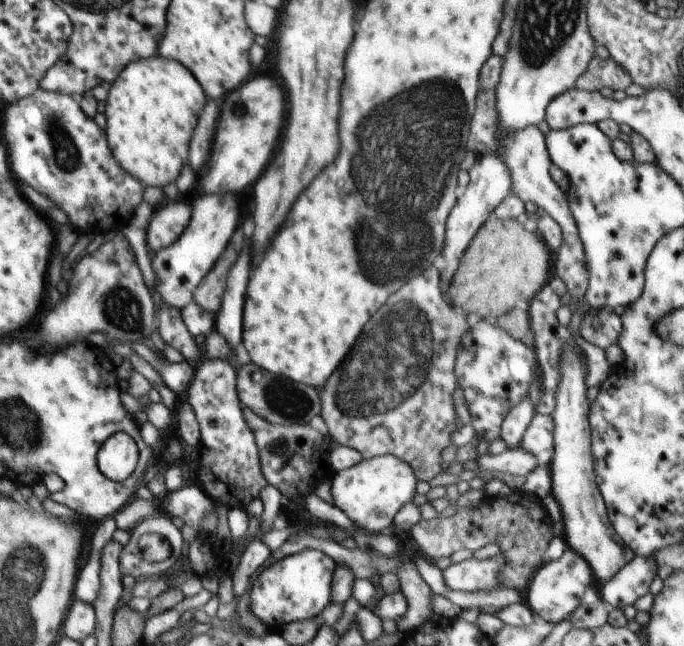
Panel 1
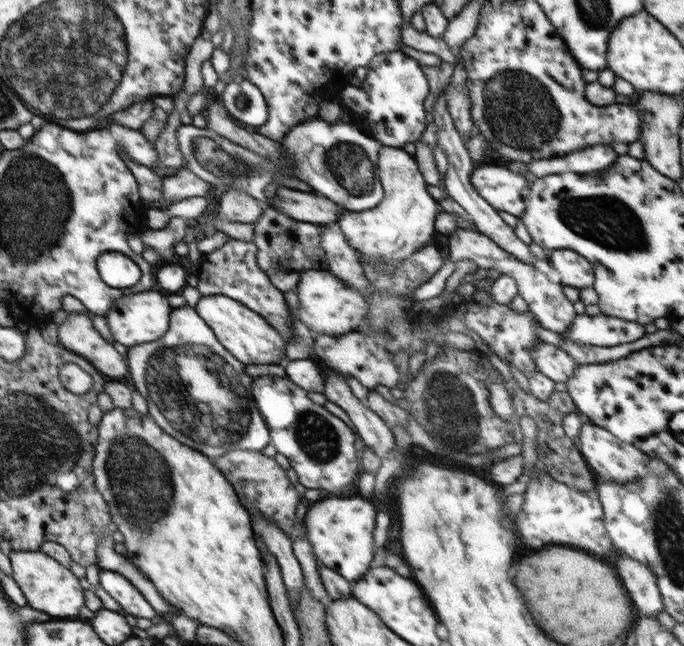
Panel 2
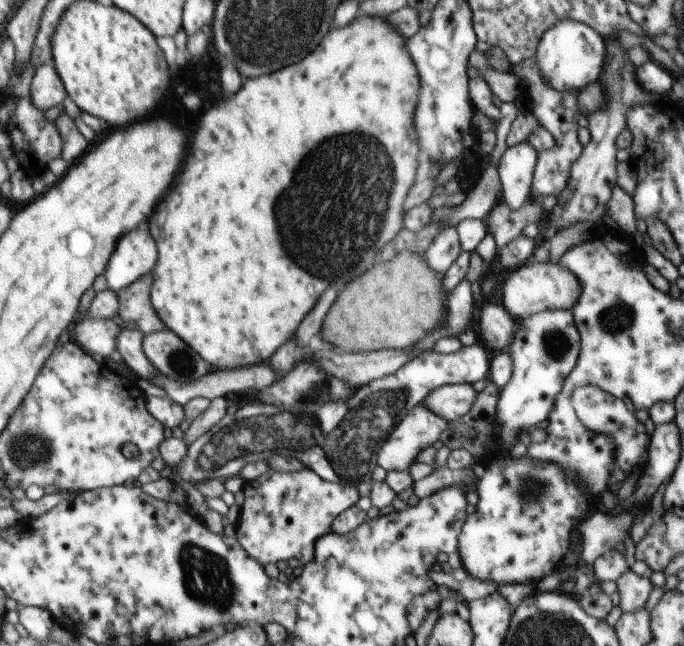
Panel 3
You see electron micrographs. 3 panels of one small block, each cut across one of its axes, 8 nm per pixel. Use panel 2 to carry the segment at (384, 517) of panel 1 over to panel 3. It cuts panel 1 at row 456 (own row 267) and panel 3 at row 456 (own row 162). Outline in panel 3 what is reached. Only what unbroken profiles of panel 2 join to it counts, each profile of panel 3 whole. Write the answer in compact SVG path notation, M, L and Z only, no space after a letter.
M416 404L408 412L408 415L400 420L400 424L392 430L392 433L385 436L382 448L377 452L378 465L387 473L392 470L409 470L413 463L417 461L418 454L440 440L442 432L447 431L449 426L450 424L442 416L438 416L436 412L426 408L426 404Z

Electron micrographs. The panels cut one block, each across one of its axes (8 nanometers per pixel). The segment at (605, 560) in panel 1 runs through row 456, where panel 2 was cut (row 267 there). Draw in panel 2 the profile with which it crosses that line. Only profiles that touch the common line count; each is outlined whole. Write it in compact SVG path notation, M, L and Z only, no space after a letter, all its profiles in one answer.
M559 248L549 252L548 259L559 272L563 286L582 289L592 287L595 283L593 266L581 254L567 248Z

